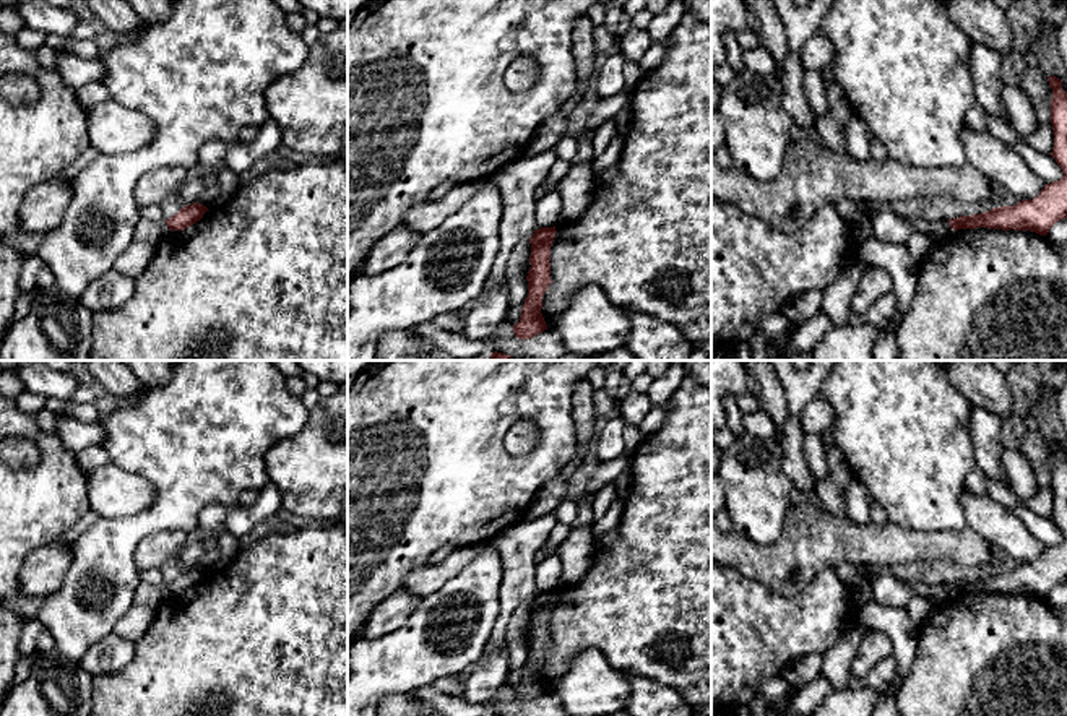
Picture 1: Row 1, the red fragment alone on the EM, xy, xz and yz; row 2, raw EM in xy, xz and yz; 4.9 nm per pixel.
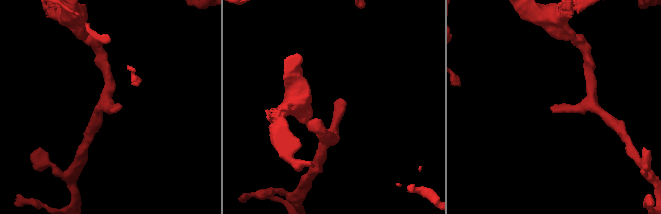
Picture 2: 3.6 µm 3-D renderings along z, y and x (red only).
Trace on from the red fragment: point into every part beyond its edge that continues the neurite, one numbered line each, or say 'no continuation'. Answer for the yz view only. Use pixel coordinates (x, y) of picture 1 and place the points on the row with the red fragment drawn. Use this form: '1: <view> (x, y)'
no continuation

